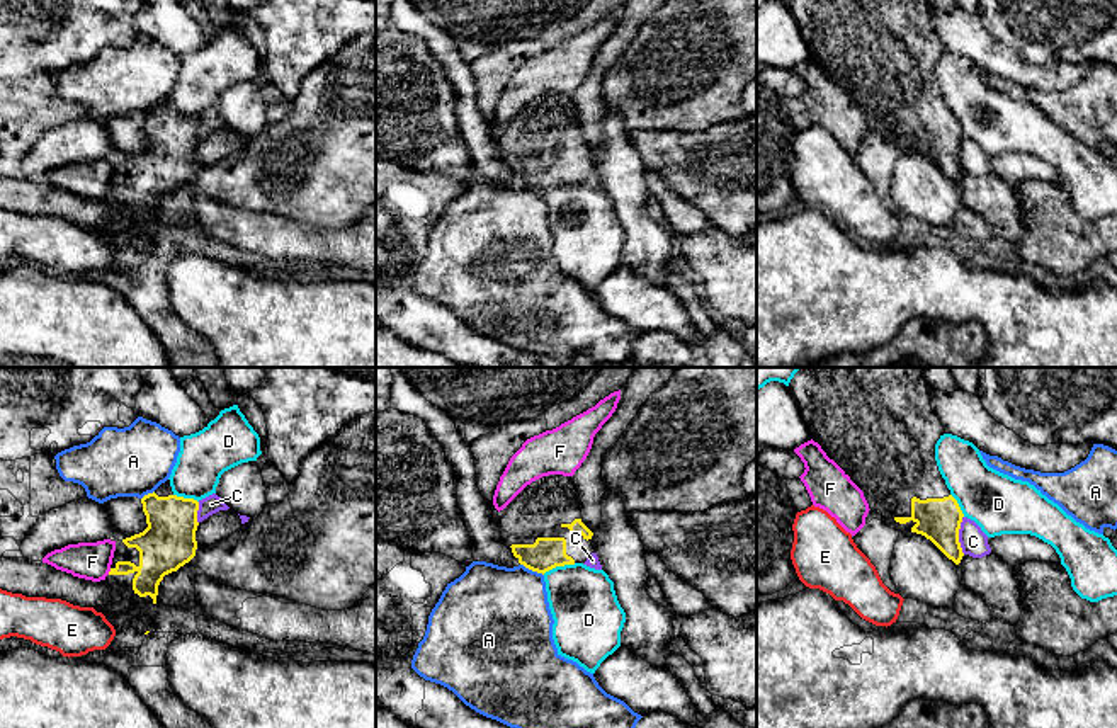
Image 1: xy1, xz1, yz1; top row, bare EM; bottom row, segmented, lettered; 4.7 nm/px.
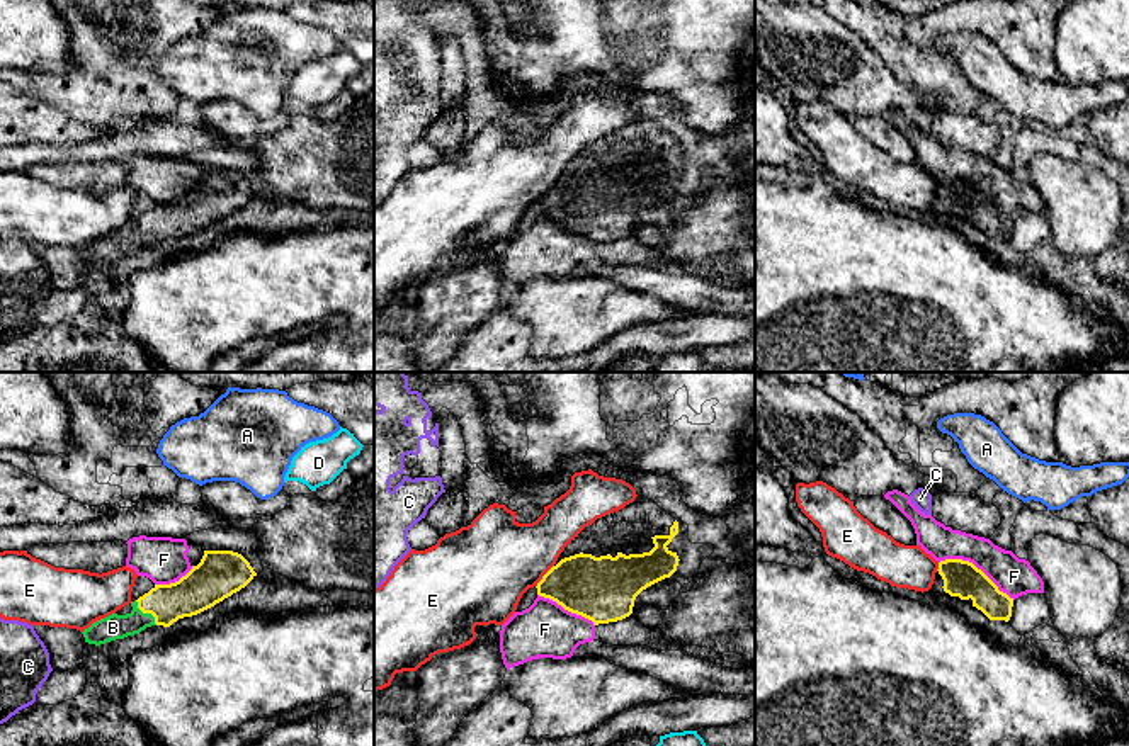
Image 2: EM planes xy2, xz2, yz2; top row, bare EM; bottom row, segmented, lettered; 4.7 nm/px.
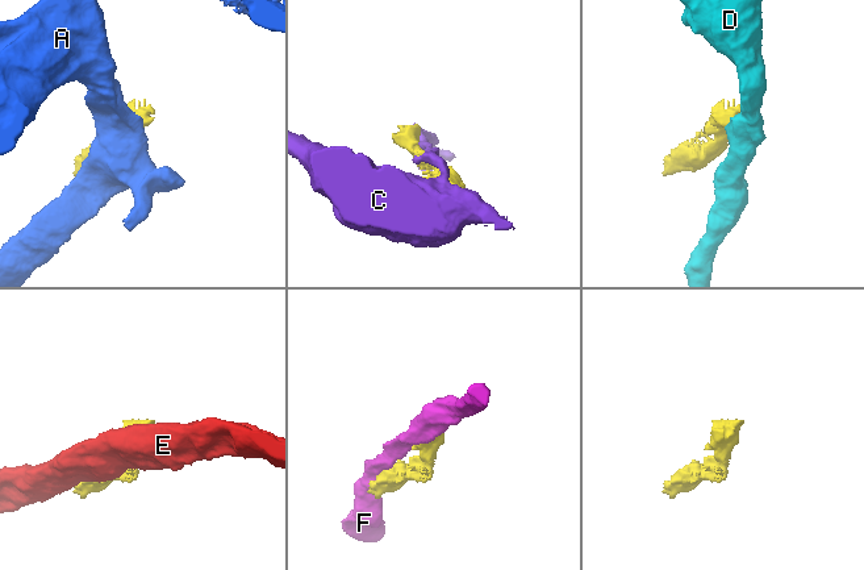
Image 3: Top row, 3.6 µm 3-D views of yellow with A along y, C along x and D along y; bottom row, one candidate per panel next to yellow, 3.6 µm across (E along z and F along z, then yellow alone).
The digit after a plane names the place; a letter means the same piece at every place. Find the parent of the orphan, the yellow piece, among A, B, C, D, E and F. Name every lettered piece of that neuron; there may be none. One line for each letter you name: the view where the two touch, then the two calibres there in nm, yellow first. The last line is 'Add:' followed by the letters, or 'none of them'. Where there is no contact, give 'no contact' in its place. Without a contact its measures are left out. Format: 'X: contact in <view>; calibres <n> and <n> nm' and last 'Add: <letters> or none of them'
B: contact in xy2; calibres 190 and 120 nm
Add: B

